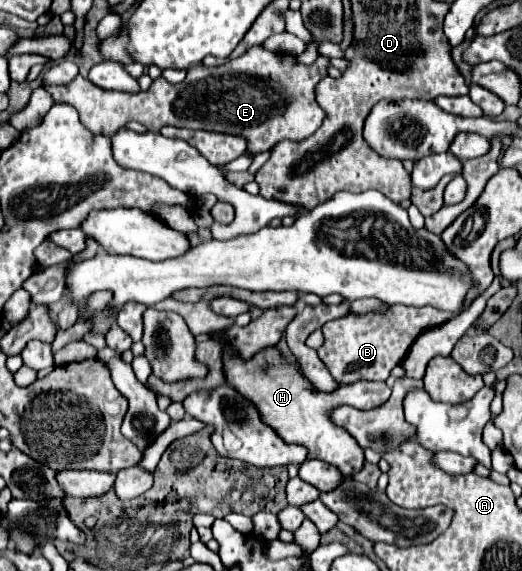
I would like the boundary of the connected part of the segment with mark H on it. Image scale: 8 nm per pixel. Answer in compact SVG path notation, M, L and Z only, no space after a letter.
M263 348L257 352L251 360L241 362L235 358L229 350L225 350L225 376L231 386L237 386L245 398L253 400L265 420L285 442L289 444L299 444L307 448L307 458L319 458L335 468L341 470L345 476L353 476L363 470L365 456L363 448L357 444L353 436L349 436L345 430L337 428L331 424L327 418L329 410L339 406L339 404L349 404L349 406L381 406L383 402L389 400L391 388L385 382L375 382L375 380L359 380L353 384L341 384L337 392L325 394L317 392L309 380L297 372L295 366L287 364L275 348Z

